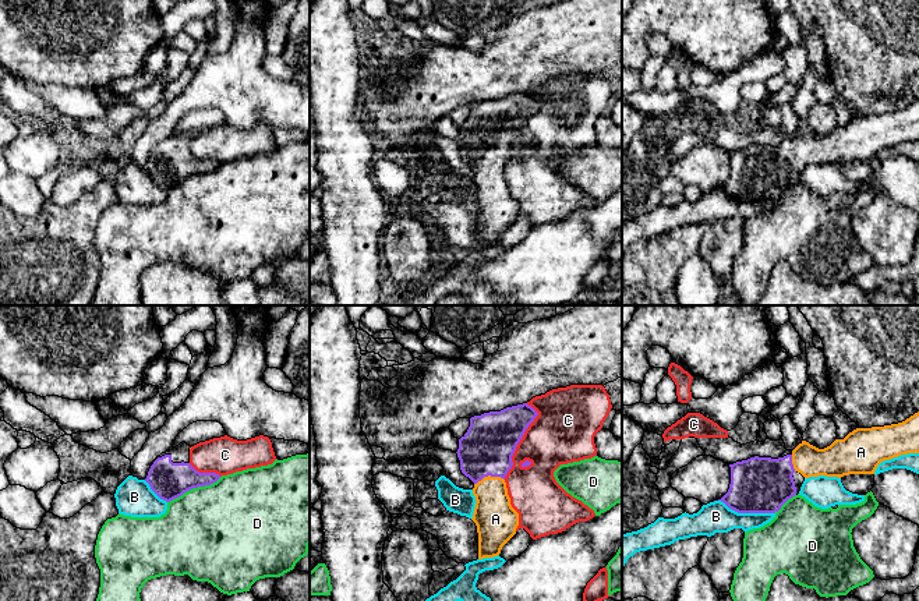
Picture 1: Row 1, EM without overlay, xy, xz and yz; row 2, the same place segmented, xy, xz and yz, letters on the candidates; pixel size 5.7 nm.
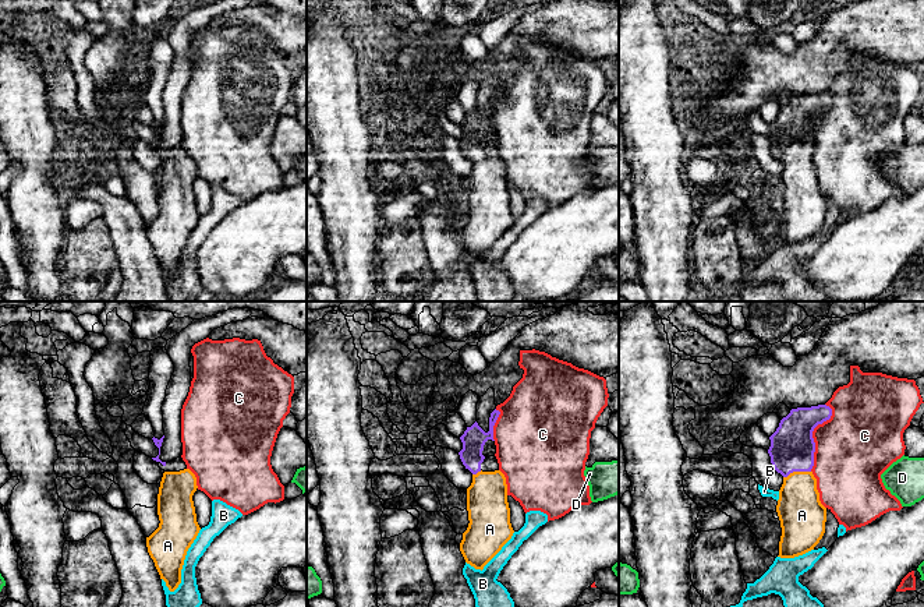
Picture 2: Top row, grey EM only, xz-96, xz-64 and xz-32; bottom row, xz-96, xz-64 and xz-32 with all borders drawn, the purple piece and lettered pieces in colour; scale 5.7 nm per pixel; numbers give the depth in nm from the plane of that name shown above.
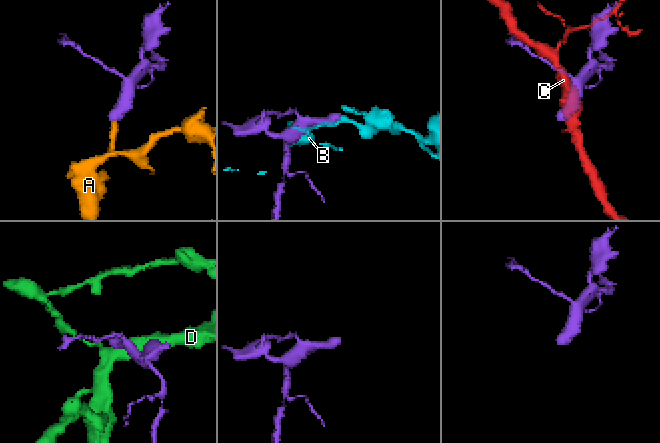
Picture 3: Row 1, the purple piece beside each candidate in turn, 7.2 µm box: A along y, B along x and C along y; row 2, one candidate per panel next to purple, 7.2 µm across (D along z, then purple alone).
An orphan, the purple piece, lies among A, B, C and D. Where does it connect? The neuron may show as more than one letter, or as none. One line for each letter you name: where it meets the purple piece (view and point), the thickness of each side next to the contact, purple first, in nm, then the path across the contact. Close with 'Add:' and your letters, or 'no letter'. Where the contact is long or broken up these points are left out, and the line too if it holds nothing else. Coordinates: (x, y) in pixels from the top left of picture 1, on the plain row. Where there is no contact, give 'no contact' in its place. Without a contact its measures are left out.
A: contact xz (488, 162); calibres 300 and 240 nm; way xz (487, 135), (488, 162), (494, 204)
Add: A

